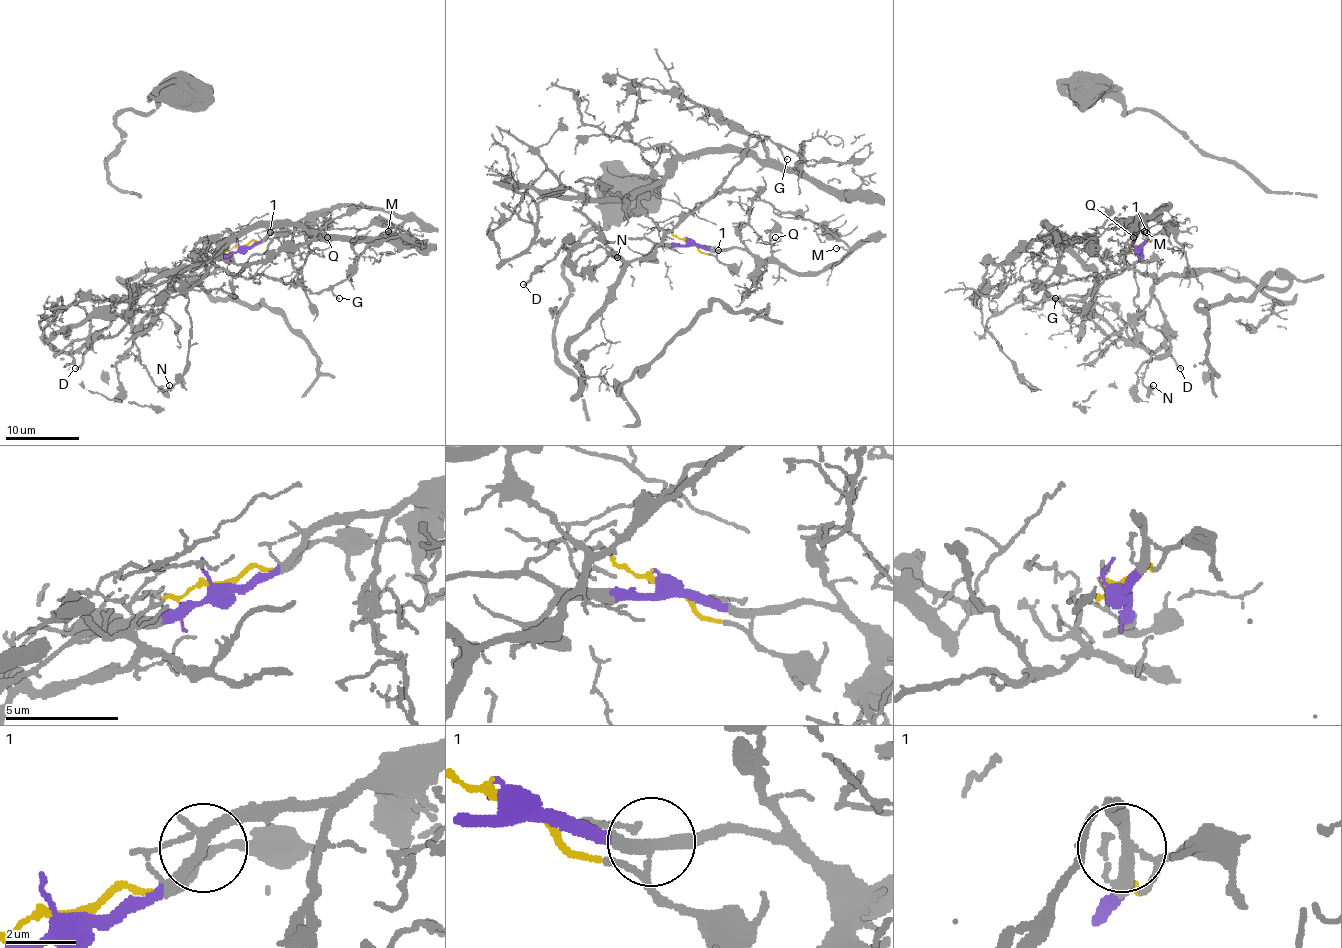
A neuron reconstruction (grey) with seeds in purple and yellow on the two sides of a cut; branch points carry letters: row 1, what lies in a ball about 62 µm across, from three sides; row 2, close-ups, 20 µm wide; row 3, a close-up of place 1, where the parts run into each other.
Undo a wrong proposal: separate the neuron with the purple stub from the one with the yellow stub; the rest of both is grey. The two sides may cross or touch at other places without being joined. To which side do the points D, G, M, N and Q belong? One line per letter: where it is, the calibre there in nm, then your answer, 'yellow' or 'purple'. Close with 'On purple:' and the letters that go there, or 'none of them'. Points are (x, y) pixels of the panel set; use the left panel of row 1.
D: (75, 368) | 240 nm | purple
G: (339, 298) | 140 nm | yellow
M: (388, 231) | 140 nm | purple
N: (169, 385) | 150 nm | yellow
Q: (327, 237) | 120 nm | purple
On purple: D, M, Q

